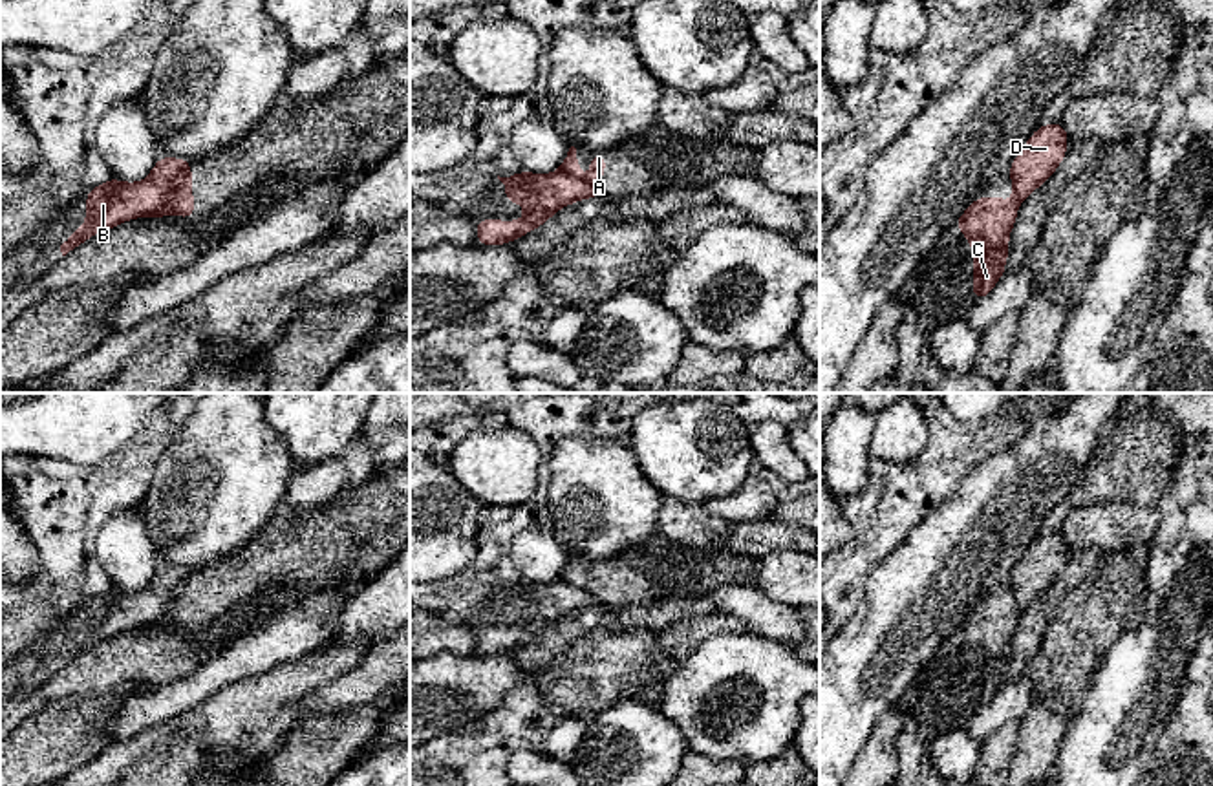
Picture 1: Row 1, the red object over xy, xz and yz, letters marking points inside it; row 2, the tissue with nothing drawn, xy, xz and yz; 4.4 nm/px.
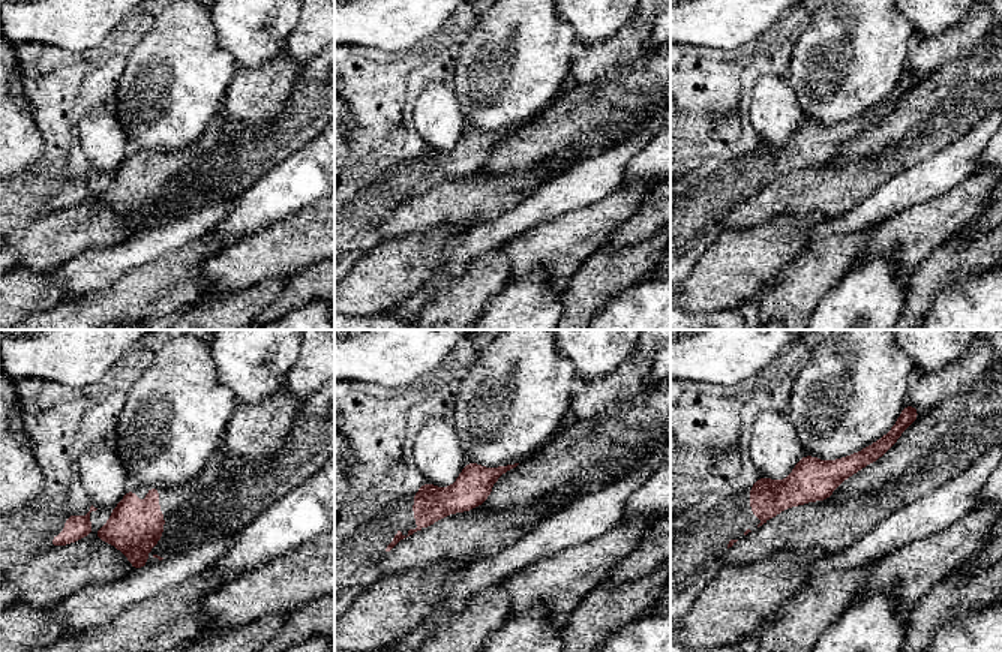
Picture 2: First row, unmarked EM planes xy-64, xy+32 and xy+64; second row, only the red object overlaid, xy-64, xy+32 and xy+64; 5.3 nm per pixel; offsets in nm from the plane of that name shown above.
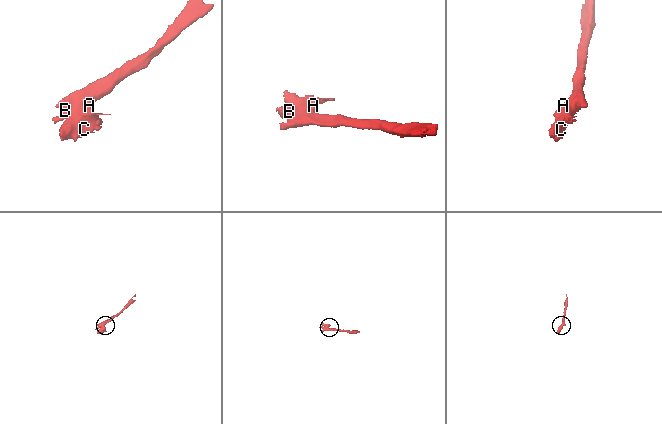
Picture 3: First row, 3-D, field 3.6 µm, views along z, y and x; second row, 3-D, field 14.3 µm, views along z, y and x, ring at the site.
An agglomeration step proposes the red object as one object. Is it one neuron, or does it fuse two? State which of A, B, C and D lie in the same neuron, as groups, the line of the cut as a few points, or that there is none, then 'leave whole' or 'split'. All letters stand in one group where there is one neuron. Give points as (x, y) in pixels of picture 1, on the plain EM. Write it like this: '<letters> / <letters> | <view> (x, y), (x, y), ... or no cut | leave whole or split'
A C / B D | xy (191, 573), (171, 605), (147, 624) | split

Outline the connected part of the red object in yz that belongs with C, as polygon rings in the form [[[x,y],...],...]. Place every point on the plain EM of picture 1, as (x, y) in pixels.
[[[1015,600],[1010,614],[999,616],[997,612],[1003,609],[1006,609],[1003,603],[977,607],[953,632],[962,638],[962,645],[973,656],[973,711],[990,704],[1004,684],[1008,643],[1014,638],[1021,611]]]

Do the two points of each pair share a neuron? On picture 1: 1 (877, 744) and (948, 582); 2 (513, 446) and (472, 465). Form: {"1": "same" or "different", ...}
{"1": "different", "2": "same"}

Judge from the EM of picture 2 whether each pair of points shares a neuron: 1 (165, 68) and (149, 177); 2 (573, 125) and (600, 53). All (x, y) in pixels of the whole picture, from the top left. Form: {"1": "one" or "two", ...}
{"1": "two", "2": "two"}

